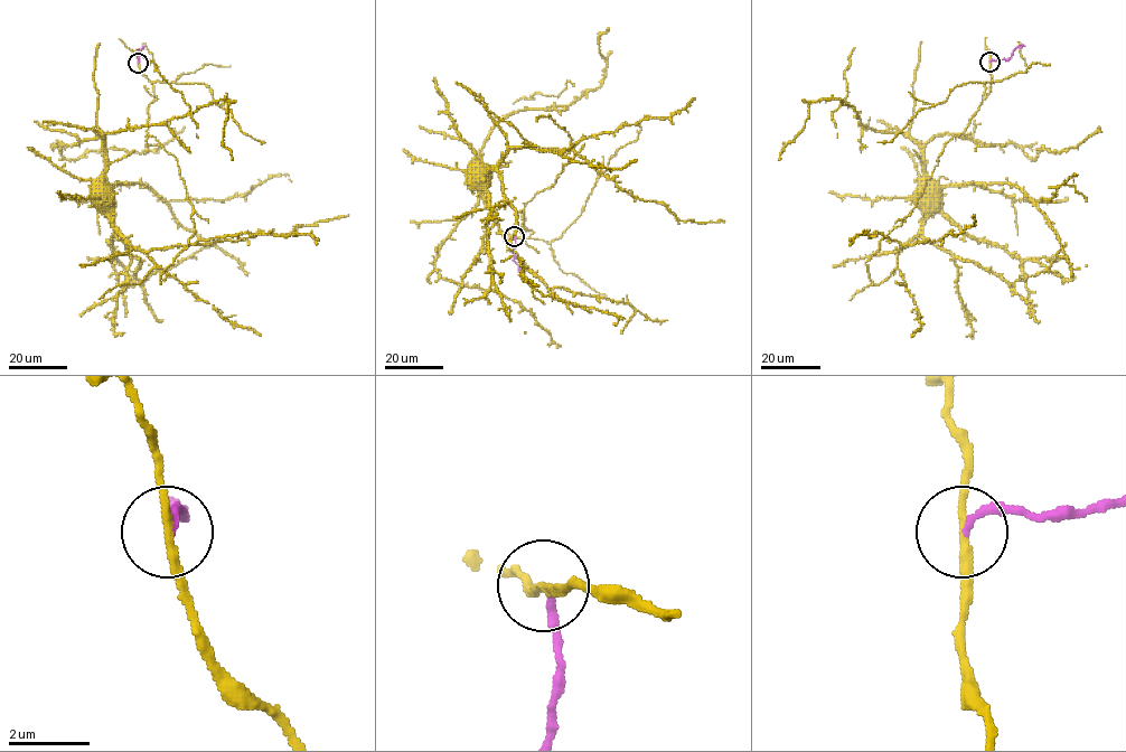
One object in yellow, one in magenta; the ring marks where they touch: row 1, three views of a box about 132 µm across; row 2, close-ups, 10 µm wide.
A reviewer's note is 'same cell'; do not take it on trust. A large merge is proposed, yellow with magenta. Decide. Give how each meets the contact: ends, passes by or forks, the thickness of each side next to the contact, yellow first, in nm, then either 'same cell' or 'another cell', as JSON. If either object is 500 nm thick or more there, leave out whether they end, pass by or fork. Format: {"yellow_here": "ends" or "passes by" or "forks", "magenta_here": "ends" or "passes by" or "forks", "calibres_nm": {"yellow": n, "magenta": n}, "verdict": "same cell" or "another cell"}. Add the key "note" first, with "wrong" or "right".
{"note": "wrong", "yellow_here": "passes by", "magenta_here": "ends", "calibres_nm": {"yellow": 200, "magenta": 180}, "verdict": "another cell"}

